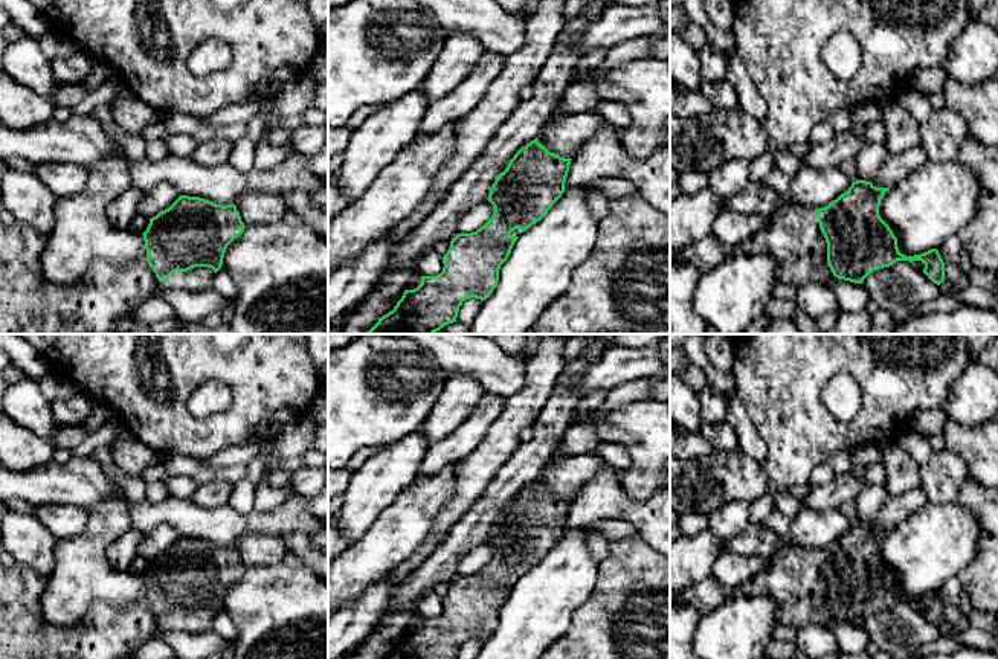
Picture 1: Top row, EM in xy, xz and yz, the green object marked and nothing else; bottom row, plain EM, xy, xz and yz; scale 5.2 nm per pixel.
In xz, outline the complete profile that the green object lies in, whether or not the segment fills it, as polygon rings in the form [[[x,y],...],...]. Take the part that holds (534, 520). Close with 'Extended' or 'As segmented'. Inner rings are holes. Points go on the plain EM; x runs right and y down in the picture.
[[[537,479],[522,488],[490,529],[487,542],[494,549],[491,560],[476,574],[452,580],[443,598],[443,613],[436,618],[421,618],[421,625],[404,632],[394,651],[381,659],[458,659],[464,642],[490,639],[499,622],[499,610],[519,580],[510,575],[516,571],[528,572],[548,555],[565,534],[571,502],[549,494]]]. As segmented

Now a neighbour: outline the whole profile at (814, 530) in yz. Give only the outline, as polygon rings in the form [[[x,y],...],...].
[[[801,508],[790,523],[790,545],[809,551],[829,548],[852,528],[839,508]]]

